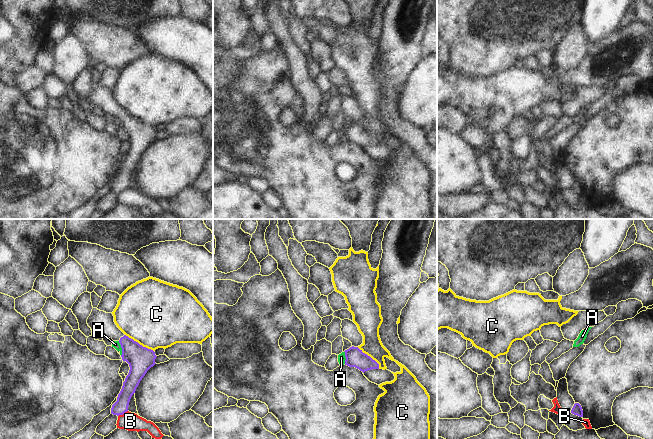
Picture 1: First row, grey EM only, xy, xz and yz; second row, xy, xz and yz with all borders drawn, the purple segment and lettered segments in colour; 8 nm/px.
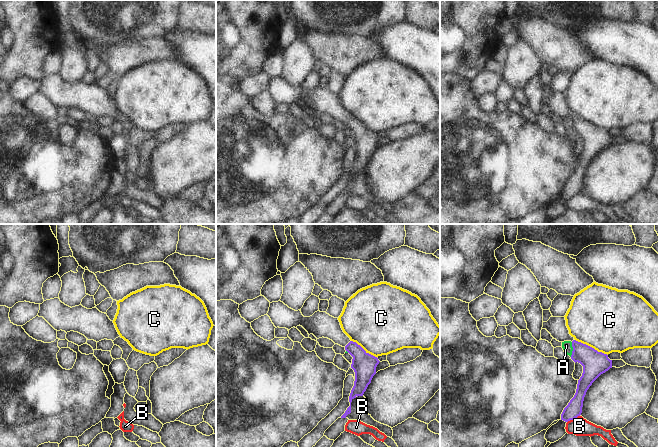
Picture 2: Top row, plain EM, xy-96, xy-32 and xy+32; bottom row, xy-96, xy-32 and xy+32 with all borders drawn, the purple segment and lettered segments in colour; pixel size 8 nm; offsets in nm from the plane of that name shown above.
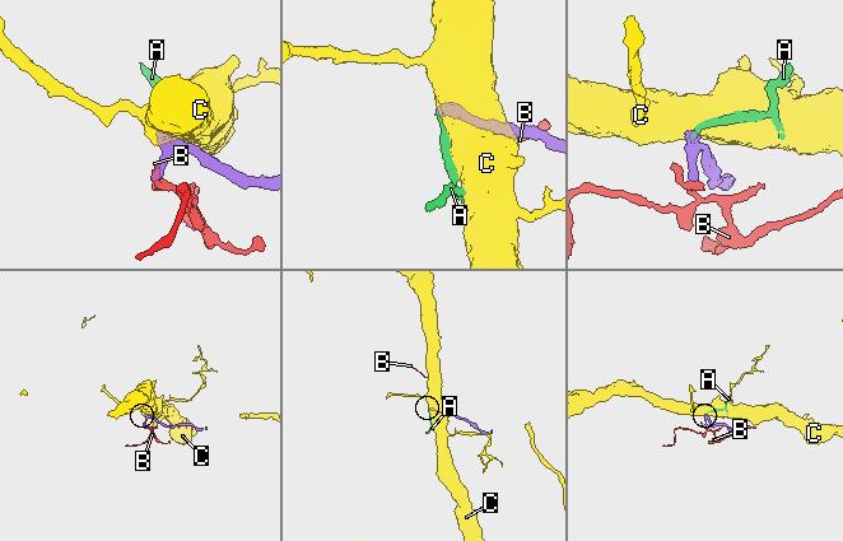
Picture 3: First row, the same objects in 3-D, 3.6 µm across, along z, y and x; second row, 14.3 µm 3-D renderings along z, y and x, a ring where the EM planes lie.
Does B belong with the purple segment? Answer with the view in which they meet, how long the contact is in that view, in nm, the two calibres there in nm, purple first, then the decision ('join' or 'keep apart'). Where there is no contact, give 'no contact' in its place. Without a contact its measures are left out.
xy | 90 nm | 120/140 nm | keep apart

